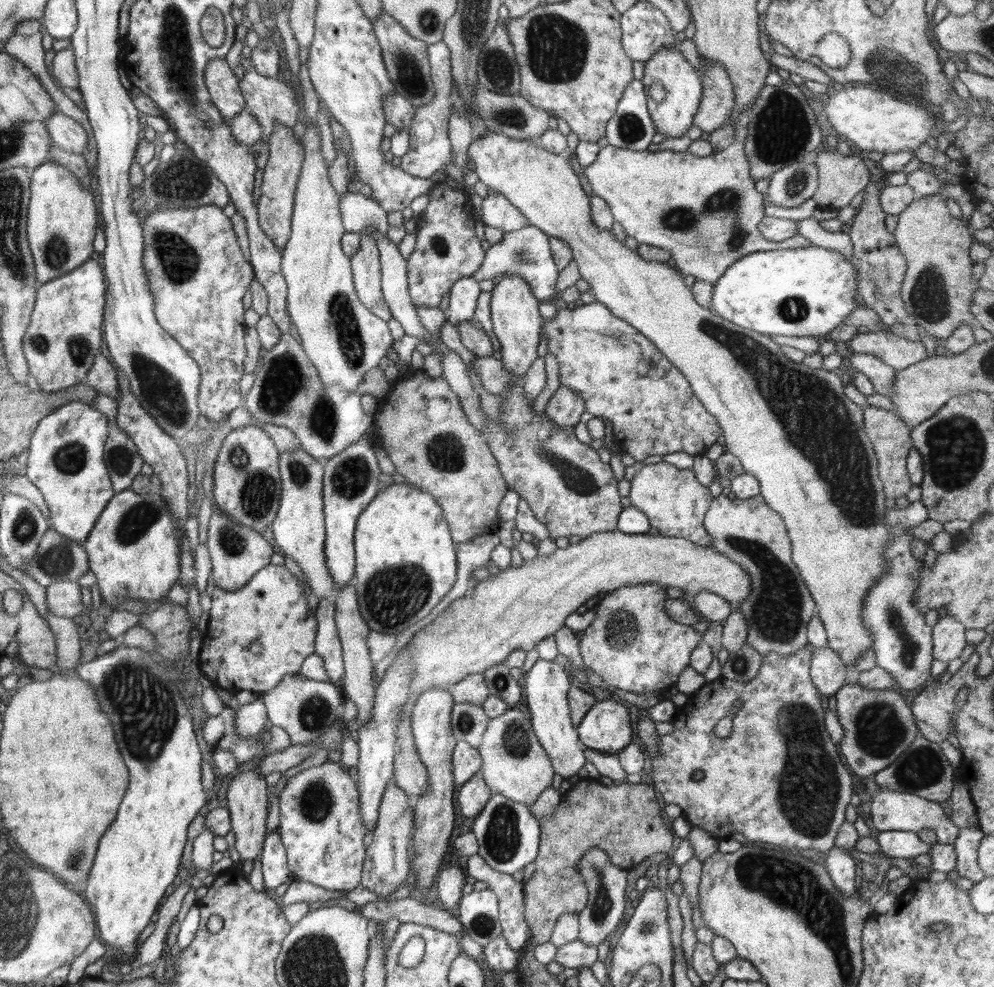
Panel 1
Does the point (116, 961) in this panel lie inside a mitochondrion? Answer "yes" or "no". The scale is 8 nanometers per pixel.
no

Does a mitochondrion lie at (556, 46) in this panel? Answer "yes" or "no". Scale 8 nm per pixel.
yes

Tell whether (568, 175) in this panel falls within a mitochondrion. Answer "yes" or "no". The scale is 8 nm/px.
no

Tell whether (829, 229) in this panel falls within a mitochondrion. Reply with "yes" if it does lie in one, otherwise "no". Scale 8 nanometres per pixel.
no

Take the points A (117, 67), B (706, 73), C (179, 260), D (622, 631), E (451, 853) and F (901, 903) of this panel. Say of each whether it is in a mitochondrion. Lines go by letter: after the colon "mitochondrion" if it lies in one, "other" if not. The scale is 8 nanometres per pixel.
A: other
B: other
C: mitochondrion
D: mitochondrion
E: other
F: other

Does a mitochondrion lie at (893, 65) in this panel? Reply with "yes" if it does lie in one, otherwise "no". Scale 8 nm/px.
yes

